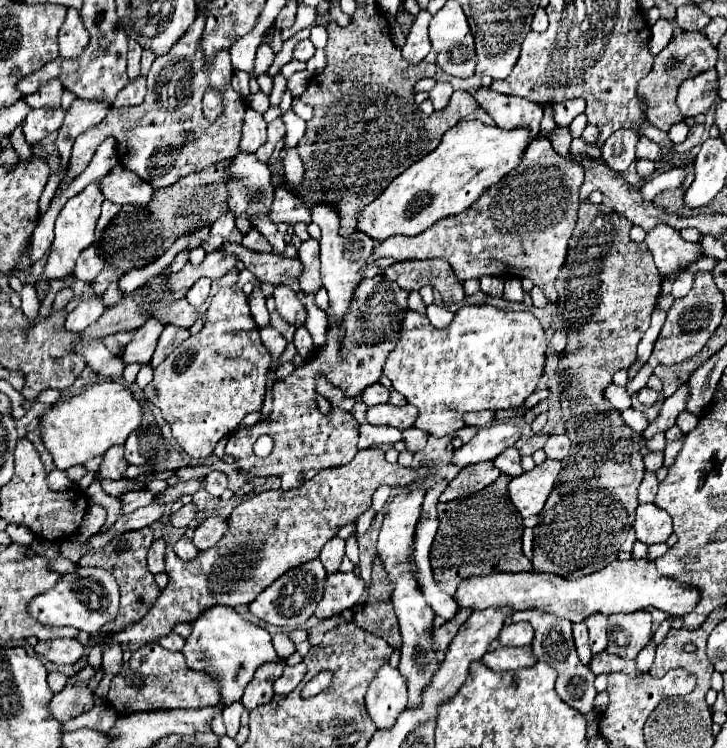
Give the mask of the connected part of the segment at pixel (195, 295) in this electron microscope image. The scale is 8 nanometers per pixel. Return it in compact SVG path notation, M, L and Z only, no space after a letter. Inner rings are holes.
M204 277L204 279L200 279L200 281L196 281L196 285L192 285L192 289L188 289L188 293L186 293L188 303L190 303L190 305L194 305L194 307L200 307L200 305L208 299L210 283L212 283L212 281L208 281L206 277Z

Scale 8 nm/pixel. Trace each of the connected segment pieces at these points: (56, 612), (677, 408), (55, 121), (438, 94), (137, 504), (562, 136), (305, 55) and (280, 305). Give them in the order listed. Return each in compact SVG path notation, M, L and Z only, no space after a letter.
M78 565L74 573L60 575L54 589L50 589L48 593L40 593L40 597L34 597L28 603L28 615L32 615L42 625L50 625L50 627L70 625L90 635L96 635L104 623L116 617L118 605L120 605L120 593L116 579L110 573L106 573L102 567Z
M682 383L674 395L666 397L662 409L660 409L660 415L646 427L644 431L644 437L650 439L652 435L656 435L658 431L668 431L674 423L676 423L676 417L686 409L686 401L690 397L690 391L688 391L688 383Z
M56 107L56 109L32 109L26 119L22 121L22 129L24 129L24 137L28 141L28 145L38 143L40 139L44 139L46 135L54 133L64 119L64 109Z
M436 81L436 85L432 87L432 91L428 93L428 99L432 101L432 105L434 105L434 109L444 109L446 107L446 103L448 103L448 99L450 99L450 95L452 95L452 87L450 87L450 83L446 83L446 81Z
M140 489L140 491L134 491L134 493L130 491L130 493L126 493L124 499L122 499L122 511L124 511L124 513L132 513L134 509L140 509L140 507L152 503L154 497L156 497L156 495L154 495L152 491L148 491L148 489Z
M560 127L560 129L556 129L556 133L554 133L552 137L556 137L556 153L566 157L568 151L570 151L570 141L572 141L568 129L566 129L566 127L564 127L564 129Z
M304 39L304 41L296 43L292 57L298 59L298 61L308 61L308 59L314 55L314 51L316 51L316 49L314 49L314 45L310 43L310 39Z
M278 285L274 291L274 299L276 299L276 309L280 313L280 317L290 323L290 325L304 325L306 323L306 307L300 303L300 299L296 297L296 293L290 287Z

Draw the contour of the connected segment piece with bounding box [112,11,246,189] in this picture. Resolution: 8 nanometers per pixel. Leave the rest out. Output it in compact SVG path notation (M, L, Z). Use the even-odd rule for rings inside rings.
M204 11L196 15L192 27L188 27L188 33L184 33L184 37L180 37L180 41L176 41L176 45L172 45L172 49L170 49L168 53L164 53L164 55L160 55L160 57L154 59L154 63L152 63L152 67L150 67L150 73L148 73L148 93L146 93L144 101L142 101L140 105L134 105L134 107L128 107L128 109L118 109L118 135L112 135L112 137L116 137L116 141L118 141L118 151L120 151L120 153L118 153L118 159L120 159L120 163L122 163L126 169L130 169L132 173L136 173L142 181L148 181L154 189L170 186L176 183L180 177L188 175L190 171L192 171L192 173L194 173L194 171L202 171L202 169L206 169L208 165L214 165L214 163L218 163L218 161L222 161L222 159L230 159L230 157L234 157L234 155L238 153L238 143L240 143L240 123L242 123L246 105L244 105L242 97L240 97L240 95L232 89L232 85L230 85L232 73L234 73L232 63L230 63L230 53L228 53L228 51L220 51L220 53L216 53L214 61L210 63L210 61L204 57L204 51L200 49L200 37L202 37L202 31L204 31ZM168 83L174 83L174 87L166 91L164 85L168 85ZM208 89L216 89L216 91L220 91L220 93L224 95L224 103L226 103L226 105L224 105L224 109L222 109L222 115L220 115L216 121L208 121L208 119L204 117L204 113L202 113L202 97L204 97L204 93L206 93Z

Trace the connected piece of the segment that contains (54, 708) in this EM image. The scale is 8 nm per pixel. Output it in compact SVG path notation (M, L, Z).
M86 665L78 675L74 675L72 683L68 683L60 693L56 693L52 697L52 701L48 703L48 709L50 709L52 717L56 717L56 721L64 723L64 721L92 709L94 693L86 687L86 681L94 673L96 673L96 667Z

